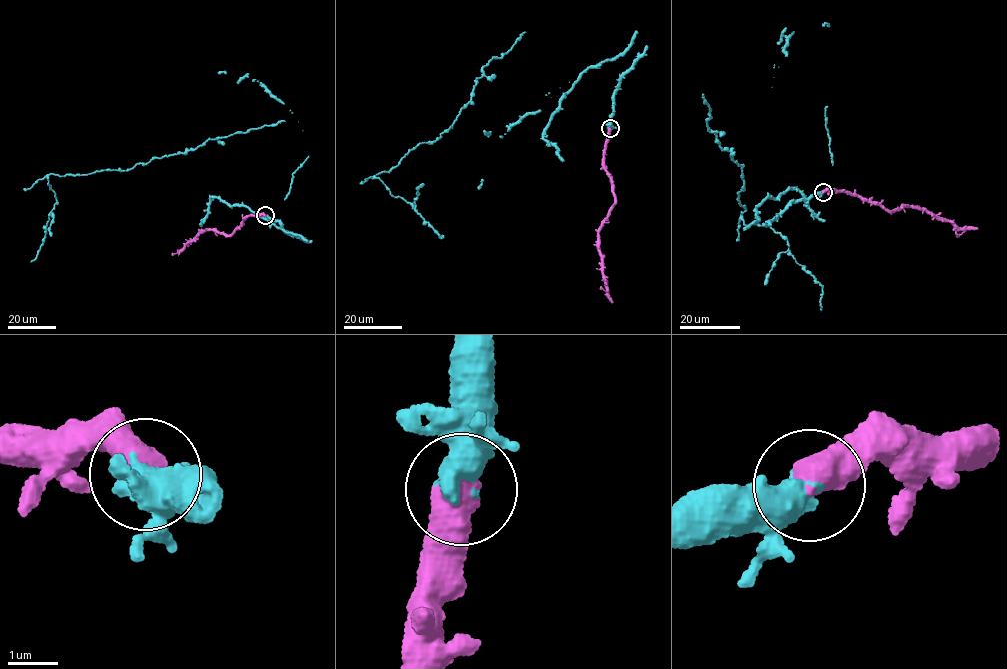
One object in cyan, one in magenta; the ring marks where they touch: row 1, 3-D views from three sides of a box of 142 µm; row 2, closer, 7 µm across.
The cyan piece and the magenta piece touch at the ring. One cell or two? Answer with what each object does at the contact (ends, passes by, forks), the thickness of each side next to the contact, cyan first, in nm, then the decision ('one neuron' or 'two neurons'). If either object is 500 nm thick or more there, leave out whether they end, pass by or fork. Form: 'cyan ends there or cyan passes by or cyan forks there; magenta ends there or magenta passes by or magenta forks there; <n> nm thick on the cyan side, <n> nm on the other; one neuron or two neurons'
600 nm thick on the cyan side, 650 nm on the other; one neuron

